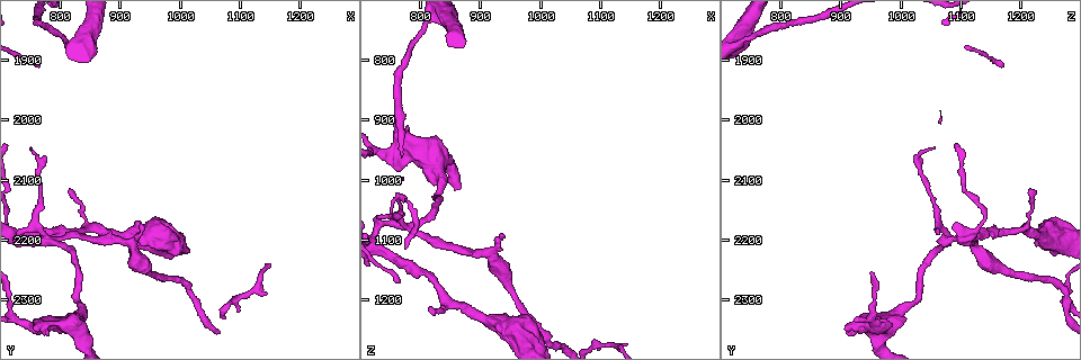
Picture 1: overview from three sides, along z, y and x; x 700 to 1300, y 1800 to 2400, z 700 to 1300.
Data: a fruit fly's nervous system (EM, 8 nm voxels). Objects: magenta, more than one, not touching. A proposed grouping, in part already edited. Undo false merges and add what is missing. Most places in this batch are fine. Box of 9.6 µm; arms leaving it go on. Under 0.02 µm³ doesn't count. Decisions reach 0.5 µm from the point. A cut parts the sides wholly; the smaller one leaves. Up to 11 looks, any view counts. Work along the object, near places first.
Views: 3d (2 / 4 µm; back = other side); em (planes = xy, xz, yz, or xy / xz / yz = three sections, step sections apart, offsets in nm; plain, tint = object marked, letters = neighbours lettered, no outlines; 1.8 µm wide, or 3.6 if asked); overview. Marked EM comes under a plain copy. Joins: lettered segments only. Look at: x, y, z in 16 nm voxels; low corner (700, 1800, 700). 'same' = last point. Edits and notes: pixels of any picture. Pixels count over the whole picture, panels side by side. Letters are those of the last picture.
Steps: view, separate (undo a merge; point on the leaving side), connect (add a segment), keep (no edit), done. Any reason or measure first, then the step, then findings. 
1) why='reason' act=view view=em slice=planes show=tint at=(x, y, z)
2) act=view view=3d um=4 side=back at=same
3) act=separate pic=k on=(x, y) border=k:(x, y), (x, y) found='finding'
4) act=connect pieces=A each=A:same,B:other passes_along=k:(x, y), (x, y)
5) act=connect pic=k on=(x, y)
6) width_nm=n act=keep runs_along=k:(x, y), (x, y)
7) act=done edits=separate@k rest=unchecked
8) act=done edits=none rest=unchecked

why='an open end' act=view view=em slice=planes show=letters at=(755, 2345, 905)

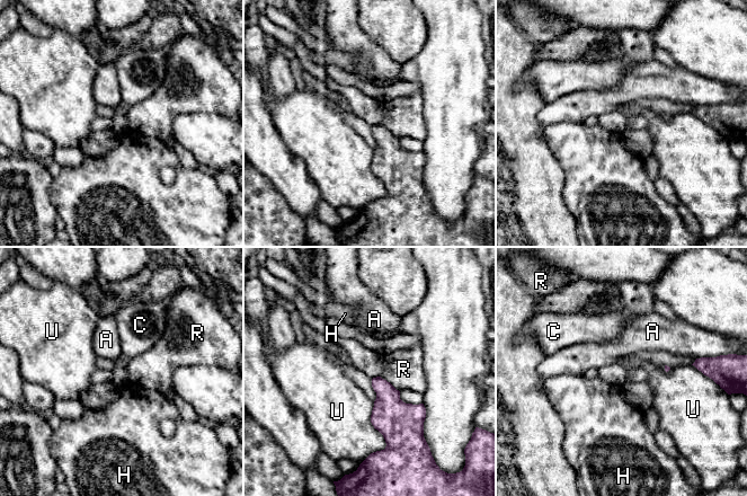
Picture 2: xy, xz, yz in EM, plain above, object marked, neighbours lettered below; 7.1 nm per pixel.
act=keep each=A:other,C:other,H:other,R:other,U:other border=2:(380, 375), (399, 391) found='none of them fits'

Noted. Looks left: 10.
why='three arms meet' act=view view=em slice=xy step=4 show=tint at=(790, 2205, 1080)

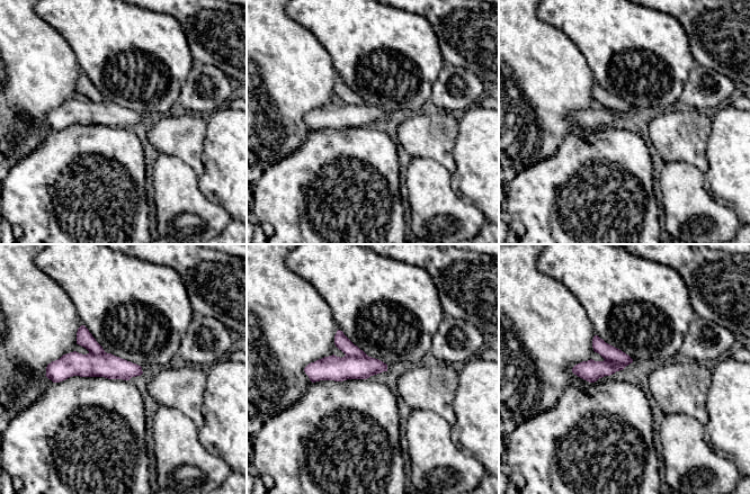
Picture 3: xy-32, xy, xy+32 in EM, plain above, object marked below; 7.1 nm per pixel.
why='cut it another way' act=view view=em slice=planes show=letters at=same

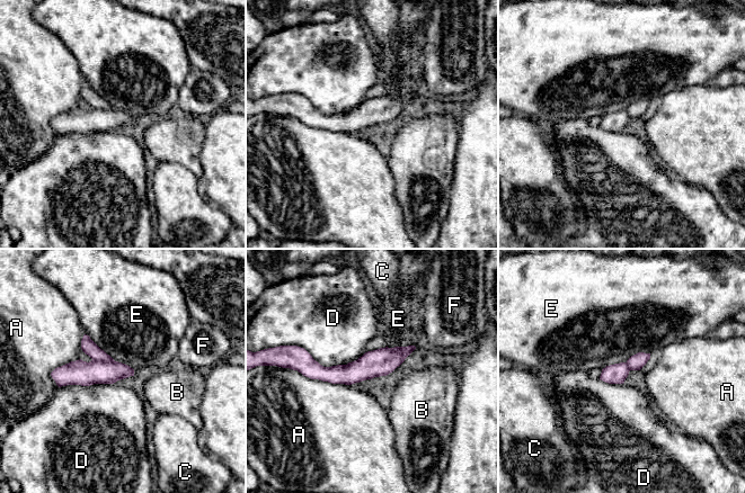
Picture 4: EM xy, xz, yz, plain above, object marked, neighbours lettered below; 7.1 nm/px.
act=separate pic=4 on=(88, 346) each=A:other,B:other,C:other,D:other,E:other,F:other border=4:(92, 359), (114, 361) found='a second cell is stuck on'

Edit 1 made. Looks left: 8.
act=done edits=separate@4 rest=unchecked

